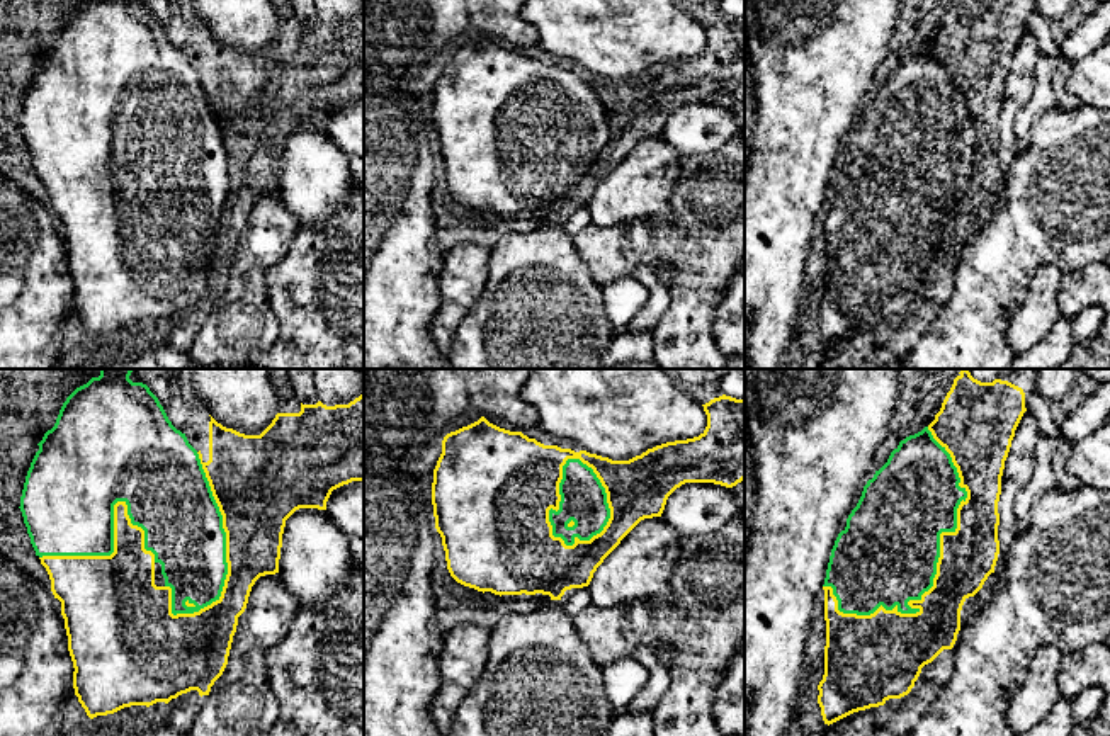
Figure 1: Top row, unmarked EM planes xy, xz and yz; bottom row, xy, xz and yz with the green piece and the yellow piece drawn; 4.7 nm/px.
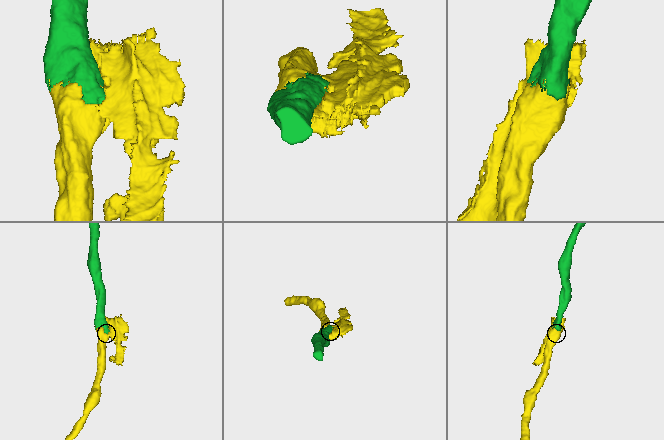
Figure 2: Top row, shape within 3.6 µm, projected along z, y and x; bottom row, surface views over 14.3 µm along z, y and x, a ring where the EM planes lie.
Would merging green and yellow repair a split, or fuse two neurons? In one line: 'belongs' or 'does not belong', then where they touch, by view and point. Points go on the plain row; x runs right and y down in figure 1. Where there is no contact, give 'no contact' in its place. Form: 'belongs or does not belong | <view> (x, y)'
belongs | yz (939, 175)

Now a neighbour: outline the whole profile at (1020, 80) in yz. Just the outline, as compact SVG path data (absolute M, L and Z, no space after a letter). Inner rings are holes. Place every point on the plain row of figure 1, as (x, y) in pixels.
M1025 31L1011 59L1005 88L1001 95L1001 114L998 121L1000 144L998 160L1000 173L994 192L1001 192L1013 160L1018 156L1018 144L1015 136L1015 117L1020 107L1032 97L1035 85L1035 65L1040 59L1037 39Z

